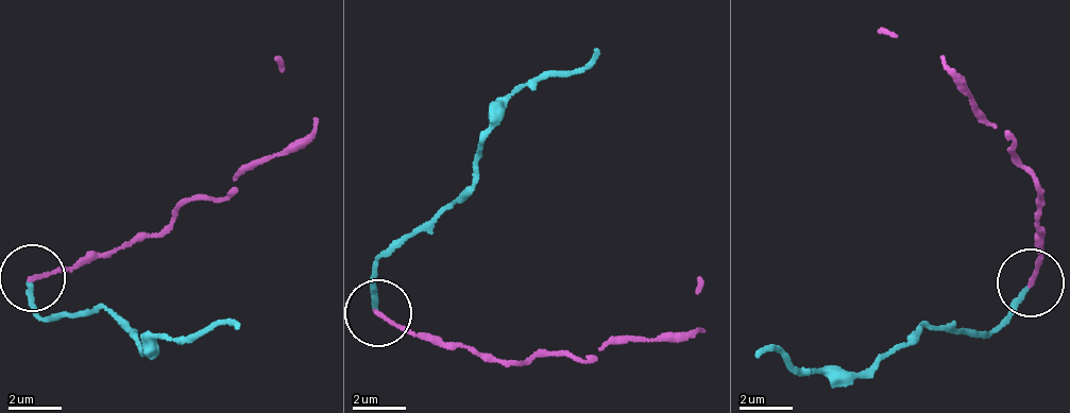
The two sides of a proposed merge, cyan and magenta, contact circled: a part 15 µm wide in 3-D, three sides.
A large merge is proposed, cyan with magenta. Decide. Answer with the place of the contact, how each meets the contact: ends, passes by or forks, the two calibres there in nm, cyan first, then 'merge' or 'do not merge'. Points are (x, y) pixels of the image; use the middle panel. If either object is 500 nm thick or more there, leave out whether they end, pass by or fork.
(377, 312) | cyan ends | magenta ends | 190/160 nm | do not merge

